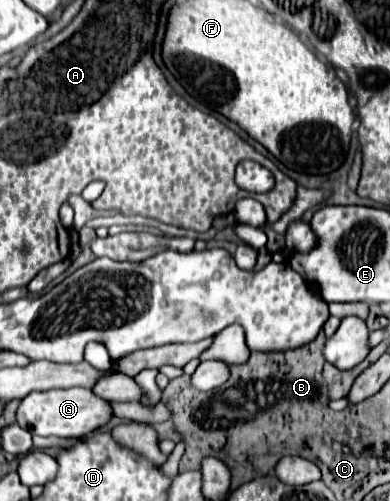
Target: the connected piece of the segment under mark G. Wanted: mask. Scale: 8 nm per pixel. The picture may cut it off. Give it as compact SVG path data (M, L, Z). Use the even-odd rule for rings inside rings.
M67 387L67 389L49 389L49 391L35 391L29 393L19 409L17 409L17 423L27 429L31 435L57 435L57 437L85 437L101 427L105 427L113 419L111 403L93 395L91 389L83 387Z

